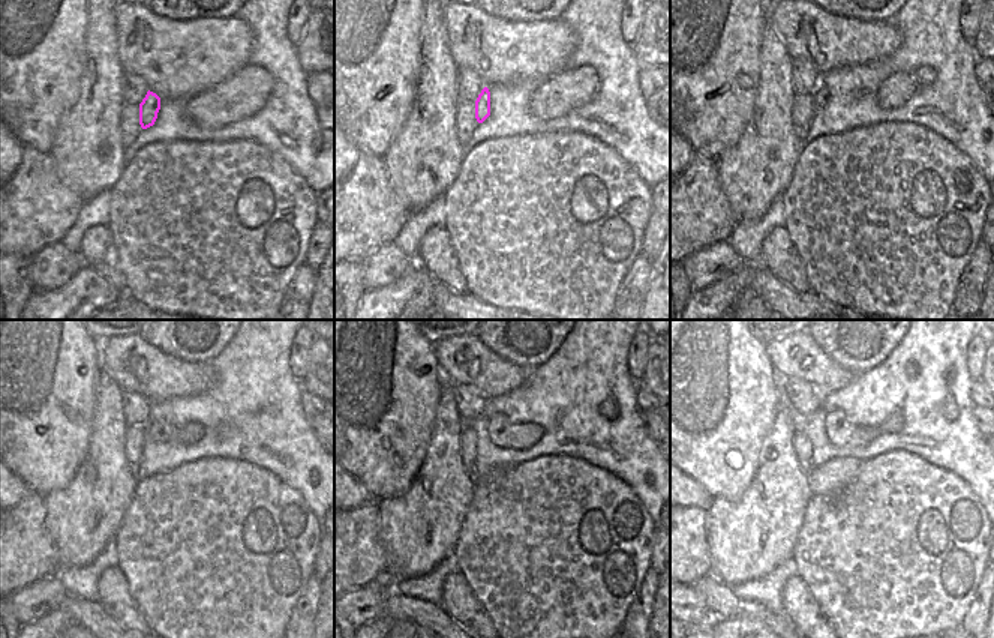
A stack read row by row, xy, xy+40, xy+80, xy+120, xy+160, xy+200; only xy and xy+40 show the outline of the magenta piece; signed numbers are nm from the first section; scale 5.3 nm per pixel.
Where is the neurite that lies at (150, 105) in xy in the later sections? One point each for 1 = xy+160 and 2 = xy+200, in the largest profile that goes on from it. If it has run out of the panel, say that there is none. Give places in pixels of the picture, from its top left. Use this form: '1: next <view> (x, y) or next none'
1: next xy+160 (519, 436)
2: next xy+200 (843, 434)

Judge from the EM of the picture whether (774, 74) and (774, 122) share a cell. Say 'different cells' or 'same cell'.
same cell

